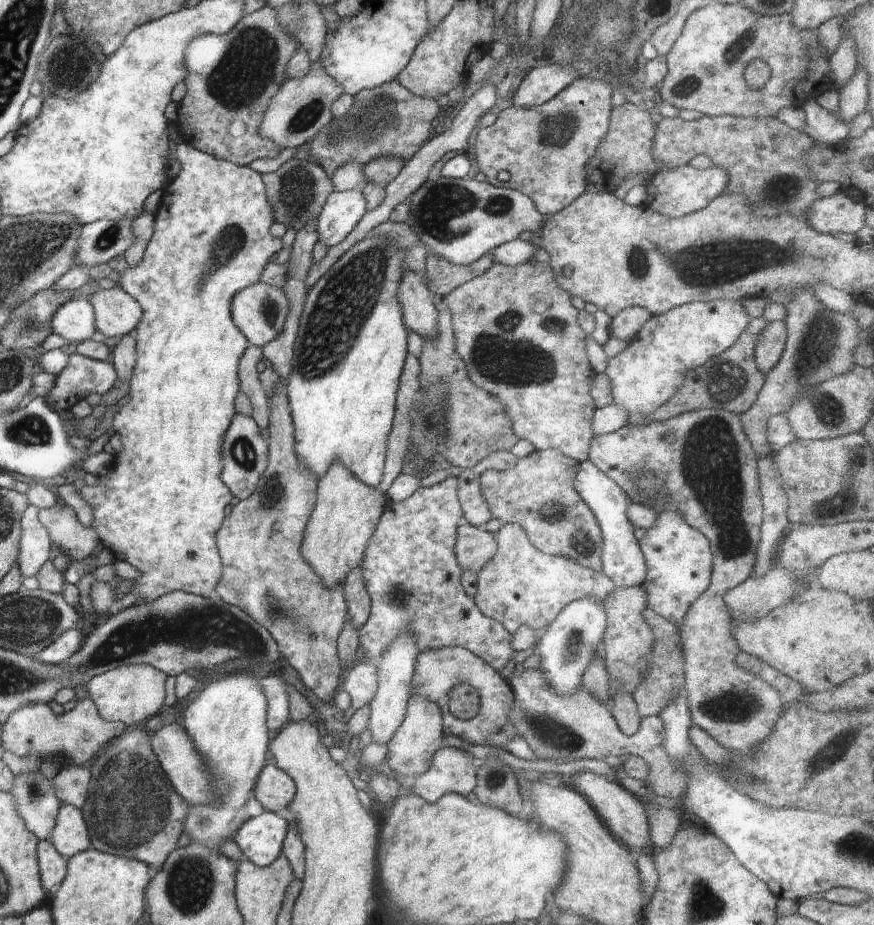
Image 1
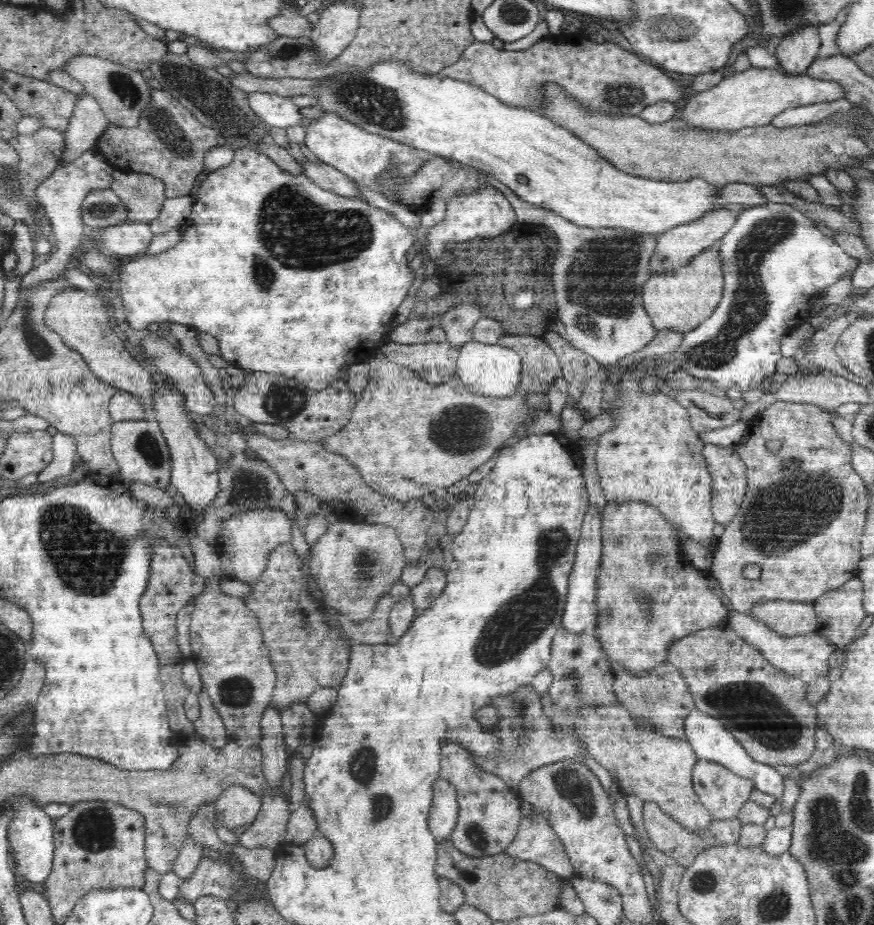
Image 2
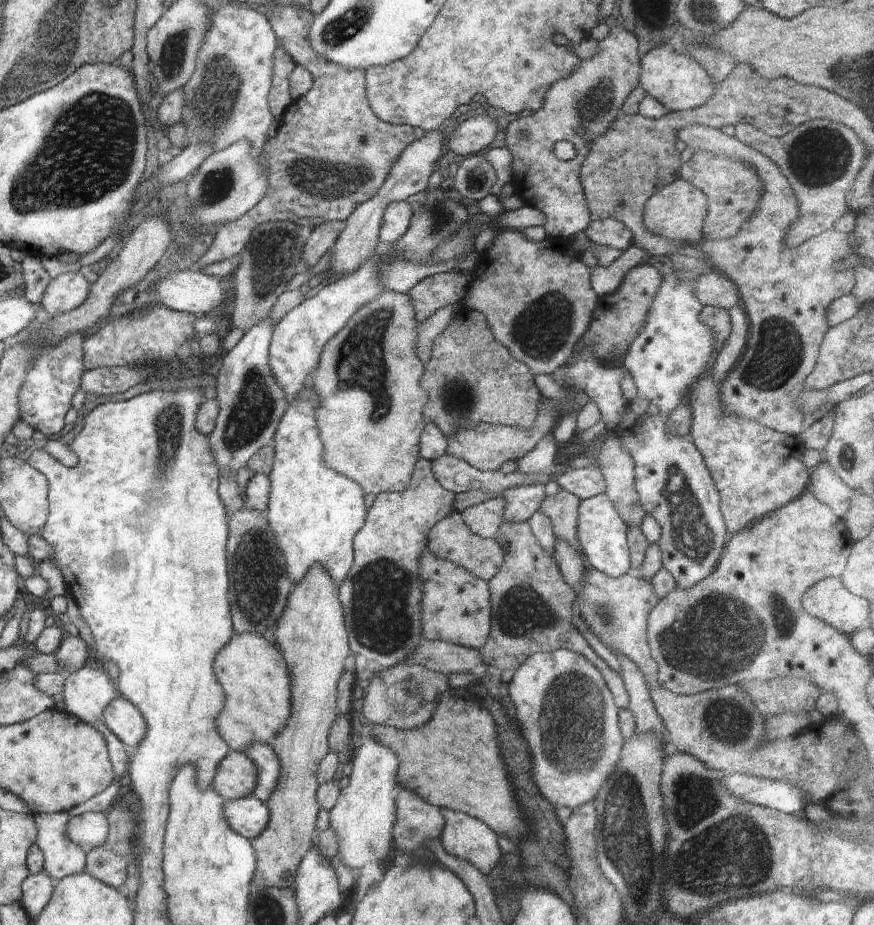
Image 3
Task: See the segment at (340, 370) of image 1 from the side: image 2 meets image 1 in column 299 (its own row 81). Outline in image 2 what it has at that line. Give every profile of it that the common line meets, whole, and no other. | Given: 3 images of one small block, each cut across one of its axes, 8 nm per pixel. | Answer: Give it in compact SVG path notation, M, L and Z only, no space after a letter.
M382 60L372 64L366 71L345 71L325 76L317 82L321 84L312 95L318 98L316 107L322 108L325 114L340 116L370 134L384 136L482 170L486 175L506 184L522 200L552 211L576 226L587 226L594 230L618 228L640 236L649 234L659 237L674 226L690 224L701 220L711 211L725 208L724 204L719 204L720 187L703 178L666 182L663 179L626 174L554 121L528 109L506 106L470 84L442 78L440 74L416 73L405 62Z

